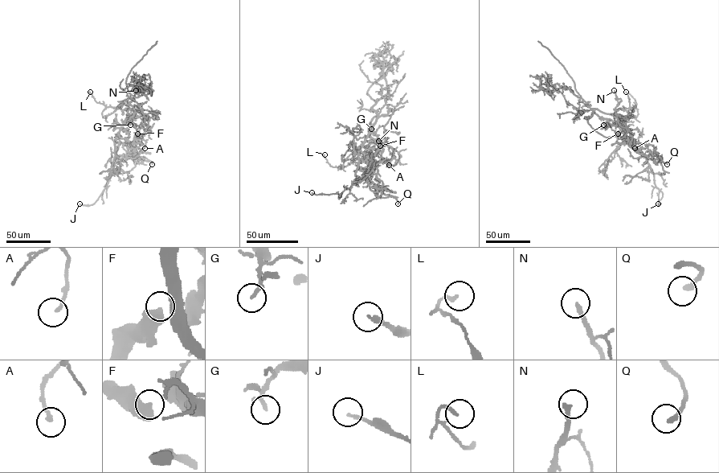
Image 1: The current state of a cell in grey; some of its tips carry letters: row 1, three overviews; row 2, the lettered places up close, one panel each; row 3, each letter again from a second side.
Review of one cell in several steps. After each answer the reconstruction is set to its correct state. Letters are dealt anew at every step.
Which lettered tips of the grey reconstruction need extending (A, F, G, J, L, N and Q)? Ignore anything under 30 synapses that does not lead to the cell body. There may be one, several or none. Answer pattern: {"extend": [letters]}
{"extend": []}

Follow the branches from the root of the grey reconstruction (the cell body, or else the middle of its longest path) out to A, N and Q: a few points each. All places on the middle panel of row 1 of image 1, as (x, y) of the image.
A: (367, 136), (377, 115), (369, 124), (368, 131), (372, 137), (391, 147), (394, 155), (386, 162), (389, 165)
N: (367, 136), (377, 115), (369, 124), (368, 131), (377, 141), (365, 148), (369, 149), (378, 141)
Q: (367, 136), (358, 152), (356, 174), (362, 178), (377, 169), (381, 191), (398, 203)

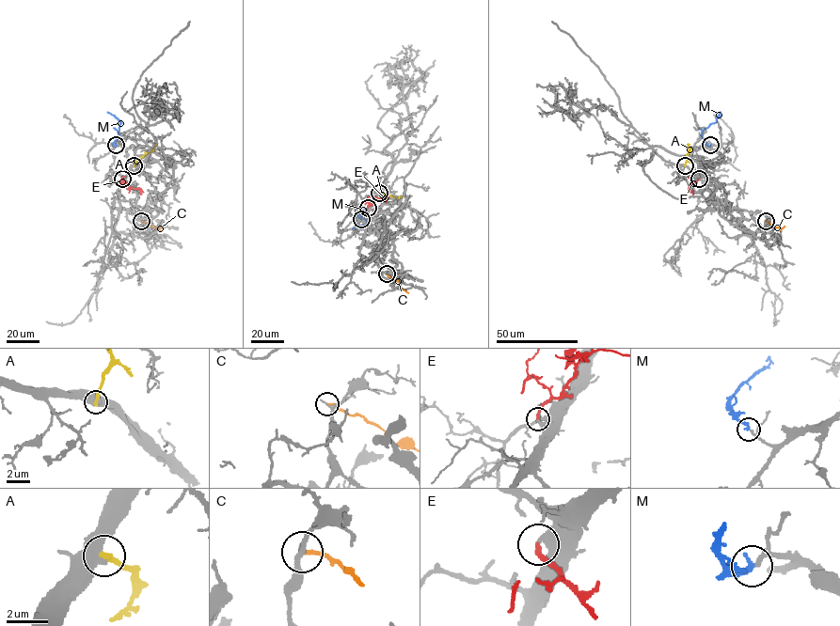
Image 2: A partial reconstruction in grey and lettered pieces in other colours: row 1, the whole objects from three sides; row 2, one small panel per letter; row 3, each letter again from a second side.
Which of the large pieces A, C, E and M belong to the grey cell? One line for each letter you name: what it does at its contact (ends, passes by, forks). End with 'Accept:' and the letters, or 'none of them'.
E: It ends there
M: It ends there
Accept: E, M

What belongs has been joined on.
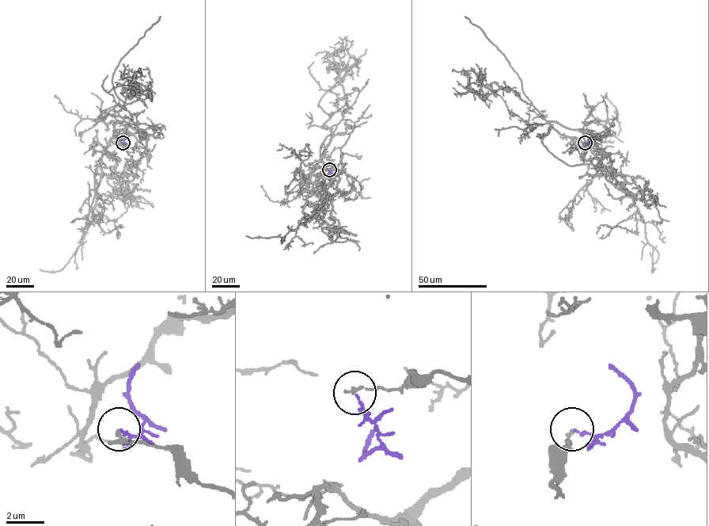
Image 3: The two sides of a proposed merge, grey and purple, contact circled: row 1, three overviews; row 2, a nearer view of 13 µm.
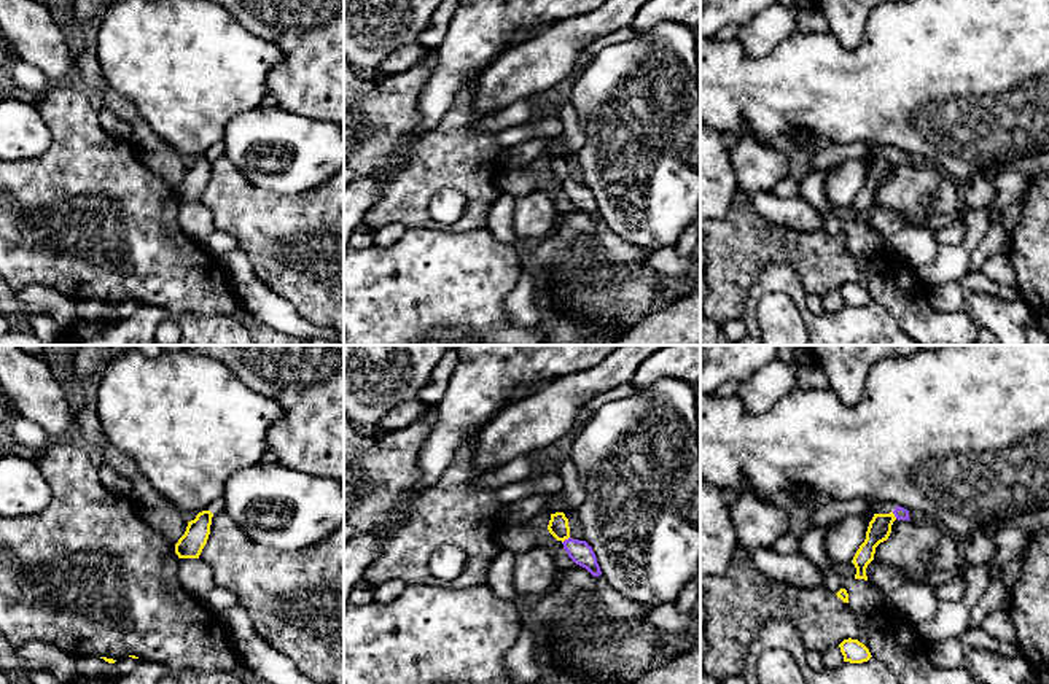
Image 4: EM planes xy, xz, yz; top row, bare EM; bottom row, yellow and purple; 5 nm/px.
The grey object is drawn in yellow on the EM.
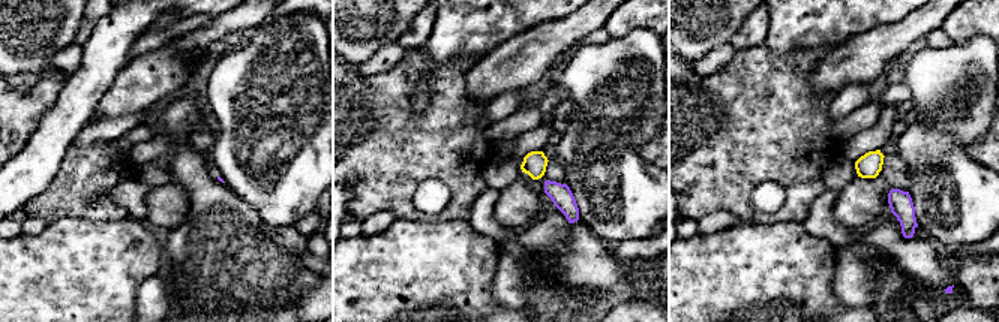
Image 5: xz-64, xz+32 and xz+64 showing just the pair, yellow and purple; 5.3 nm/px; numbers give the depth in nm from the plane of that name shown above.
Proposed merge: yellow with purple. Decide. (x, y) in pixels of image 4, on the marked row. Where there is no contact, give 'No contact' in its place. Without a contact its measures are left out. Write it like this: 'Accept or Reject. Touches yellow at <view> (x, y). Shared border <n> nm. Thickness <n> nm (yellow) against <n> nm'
Reject. Touches yellow at xz (565, 538). Shared border 50 nm. Thickness 100 nm (yellow) against 110 nm

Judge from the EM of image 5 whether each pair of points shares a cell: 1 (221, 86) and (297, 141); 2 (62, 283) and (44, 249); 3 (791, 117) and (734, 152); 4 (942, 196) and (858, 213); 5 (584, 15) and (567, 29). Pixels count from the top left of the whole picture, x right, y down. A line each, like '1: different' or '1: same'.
1: same
2: same
3: same
4: different
5: same

